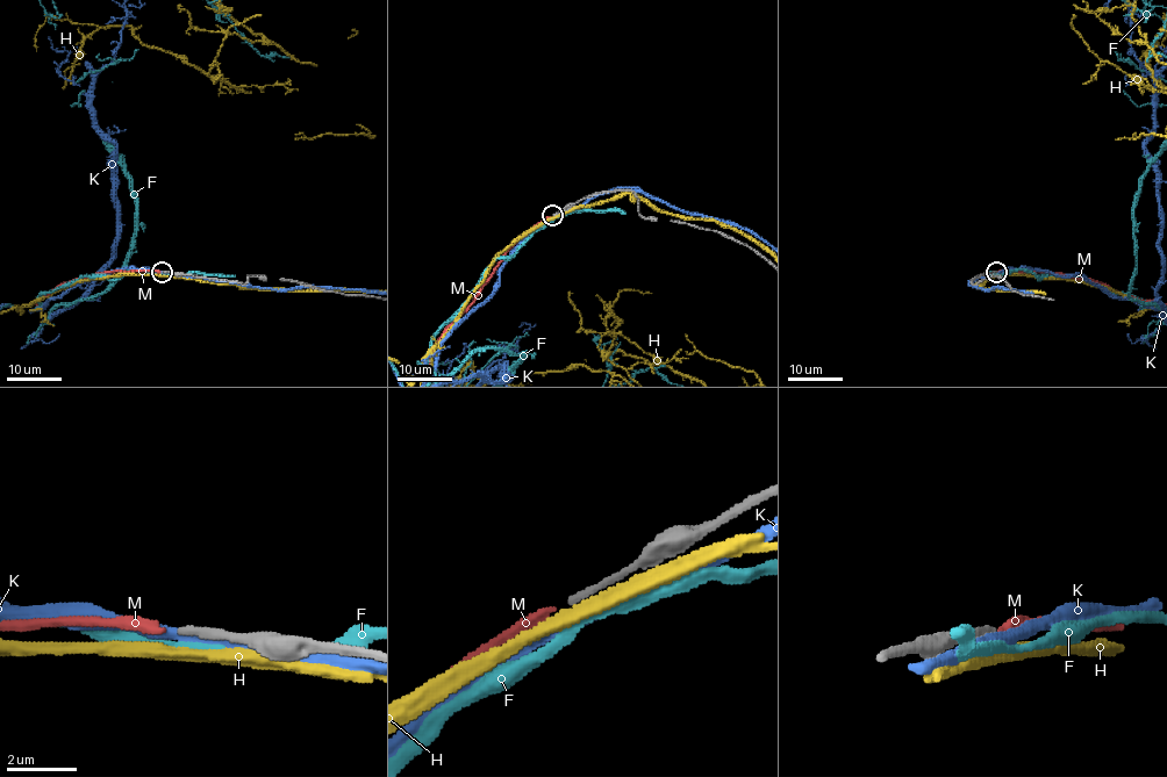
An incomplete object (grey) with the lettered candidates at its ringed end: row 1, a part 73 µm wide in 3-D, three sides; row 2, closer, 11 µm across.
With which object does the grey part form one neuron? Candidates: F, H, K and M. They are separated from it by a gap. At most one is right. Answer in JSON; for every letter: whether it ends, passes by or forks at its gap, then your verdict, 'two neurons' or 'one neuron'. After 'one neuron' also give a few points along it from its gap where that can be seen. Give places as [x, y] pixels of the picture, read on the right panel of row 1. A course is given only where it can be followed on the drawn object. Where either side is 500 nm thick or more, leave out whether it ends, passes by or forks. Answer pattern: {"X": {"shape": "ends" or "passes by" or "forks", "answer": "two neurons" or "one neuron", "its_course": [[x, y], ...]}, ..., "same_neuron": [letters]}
{"F": {"shape": "passes by", "answer": "two neurons"}, "H": {"shape": "passes by", "answer": "two neurons"}, "K": {"shape": "passes by", "answer": "two neurons"}, "M": {"shape": "ends", "answer": "one neuron"}, "same_neuron": ["M"]}

